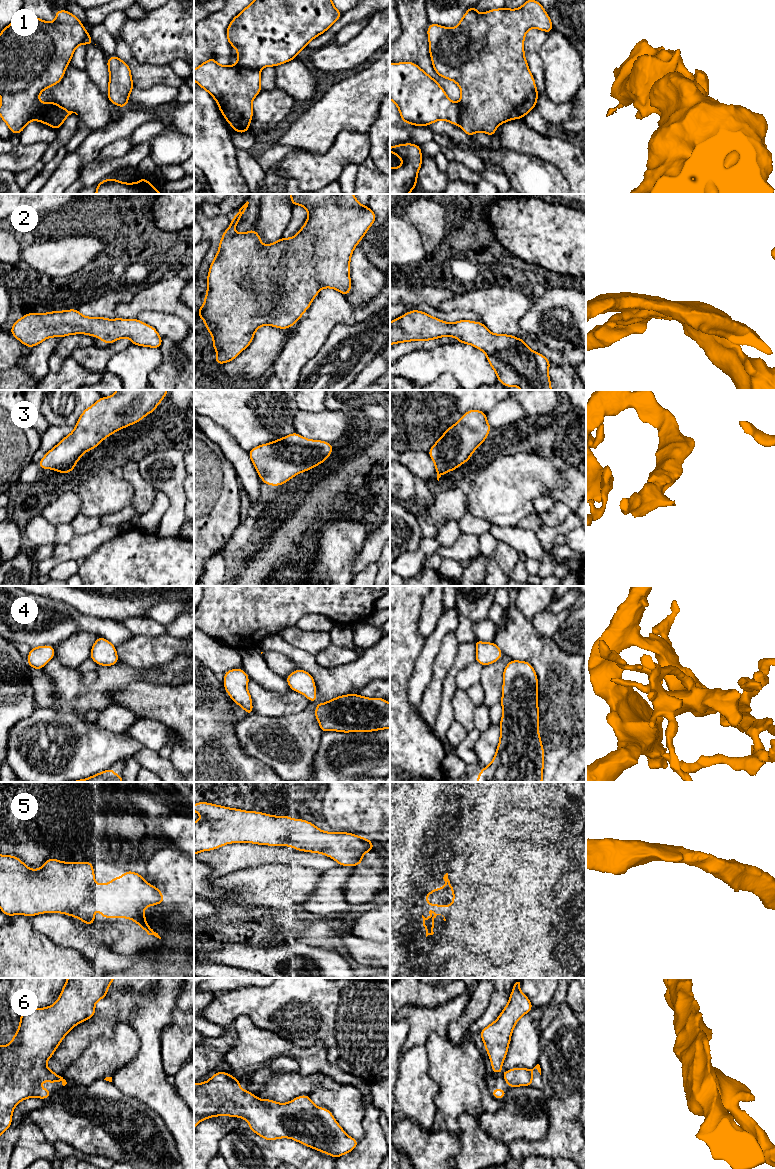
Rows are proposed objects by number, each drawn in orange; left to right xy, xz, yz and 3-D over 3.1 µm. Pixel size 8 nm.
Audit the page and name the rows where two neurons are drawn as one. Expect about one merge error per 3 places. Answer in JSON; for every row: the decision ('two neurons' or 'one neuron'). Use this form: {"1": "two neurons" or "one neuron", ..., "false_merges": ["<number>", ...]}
{"1": "two neurons", "2": "one neuron", "3": "one neuron", "4": "one neuron", "5": "one neuron", "6": "one neuron", "false_merges": ["1"]}

